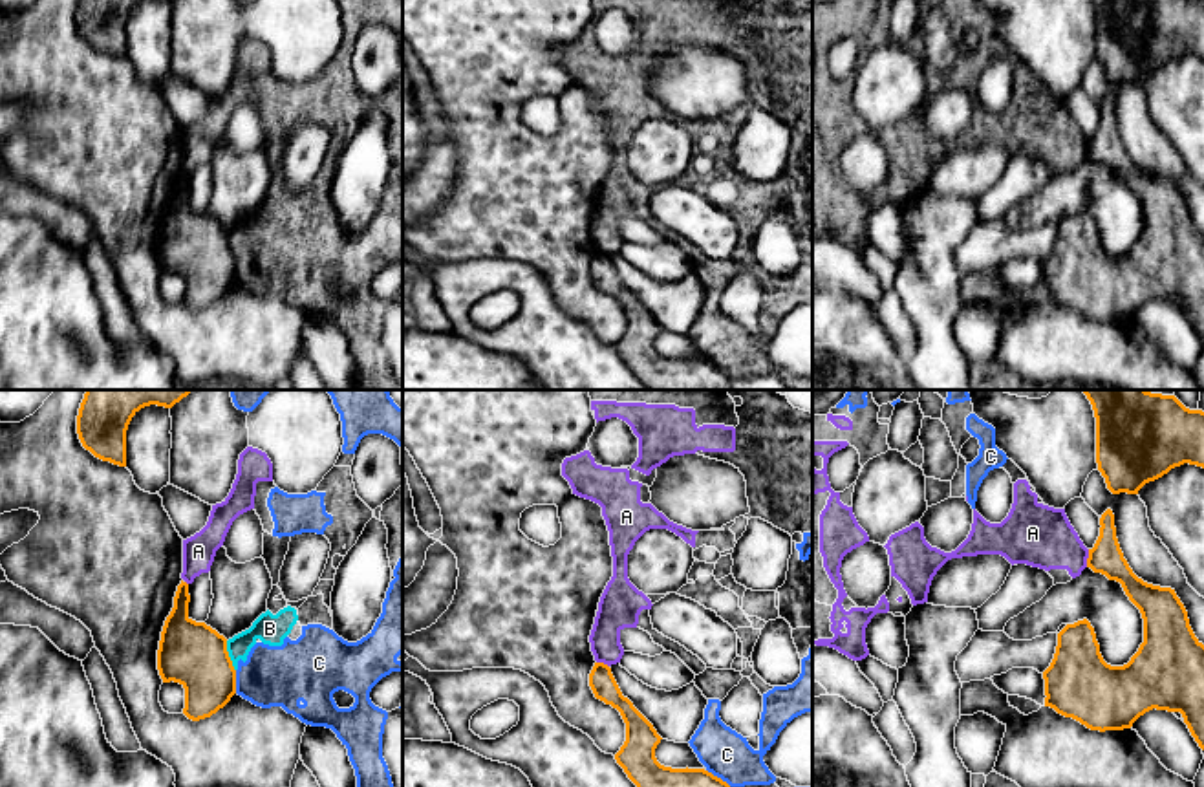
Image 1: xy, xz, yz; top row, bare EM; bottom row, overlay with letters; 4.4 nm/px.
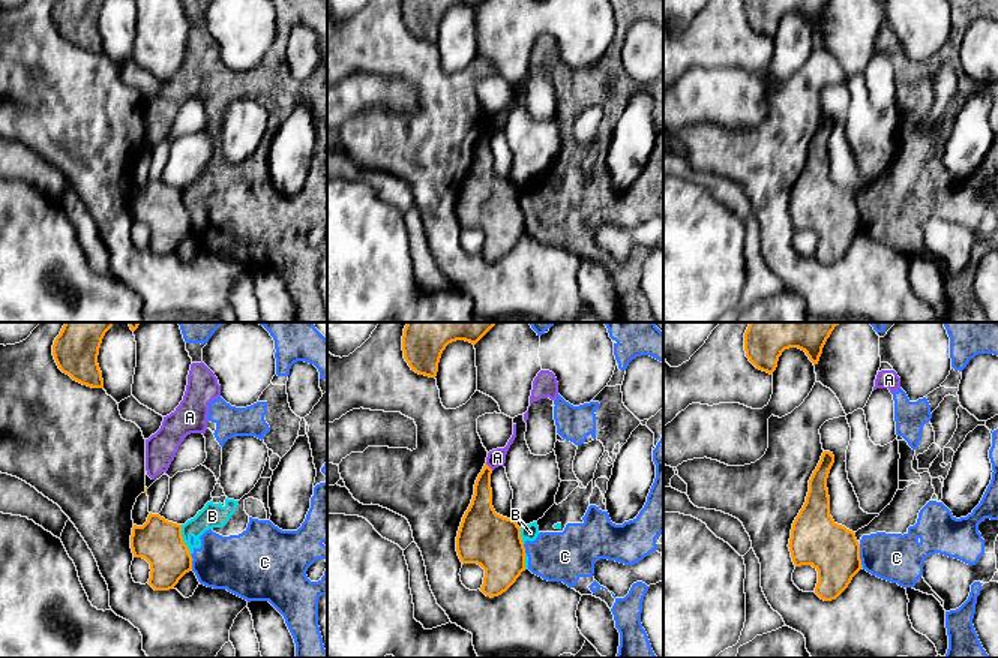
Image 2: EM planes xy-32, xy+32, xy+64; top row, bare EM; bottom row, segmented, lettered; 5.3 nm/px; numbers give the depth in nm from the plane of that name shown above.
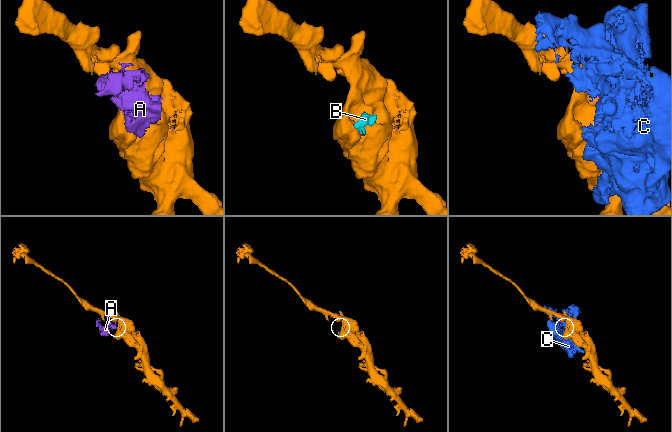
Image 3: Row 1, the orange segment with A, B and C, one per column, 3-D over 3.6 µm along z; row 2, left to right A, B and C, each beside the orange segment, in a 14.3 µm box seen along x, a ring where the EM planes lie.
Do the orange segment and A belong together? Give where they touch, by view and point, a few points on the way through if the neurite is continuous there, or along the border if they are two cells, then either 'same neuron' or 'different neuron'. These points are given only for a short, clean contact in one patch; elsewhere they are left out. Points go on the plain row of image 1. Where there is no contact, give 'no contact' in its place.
meets orange in yz at (1087, 149); different neuron

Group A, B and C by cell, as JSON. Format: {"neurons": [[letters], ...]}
{"neurons": [["A", "B", "C"]]}

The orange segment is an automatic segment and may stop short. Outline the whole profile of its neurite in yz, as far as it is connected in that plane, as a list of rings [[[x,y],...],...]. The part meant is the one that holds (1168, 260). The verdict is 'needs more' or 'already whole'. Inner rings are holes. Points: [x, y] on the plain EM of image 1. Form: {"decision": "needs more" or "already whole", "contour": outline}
{"decision": "already whole", "contour": [[[1111,99],[1100,115],[1087,157],[1122,174],[1142,203],[1144,232],[1127,254],[1111,256],[1087,209],[1067,214],[1043,262],[1045,296],[1100,322],[1131,318],[1153,298],[1180,302],[1204,340],[1204,234],[1195,227],[1175,179],[1147,174],[1133,163]]]}

